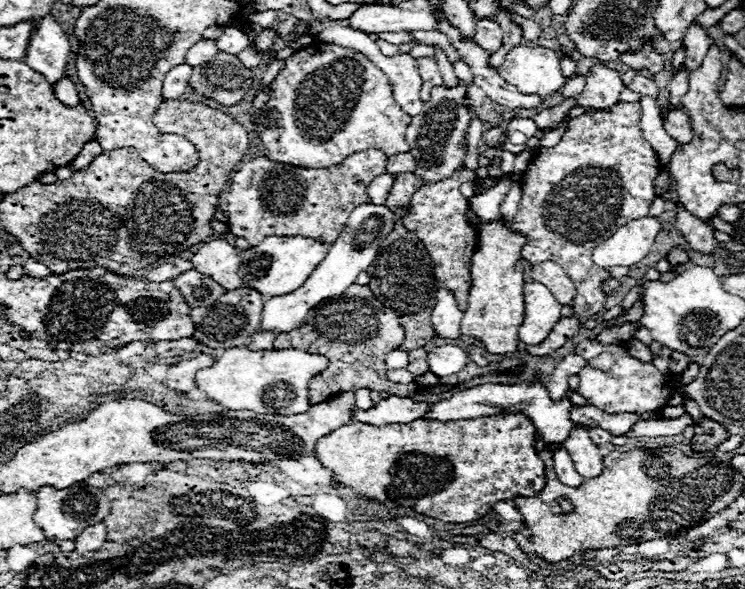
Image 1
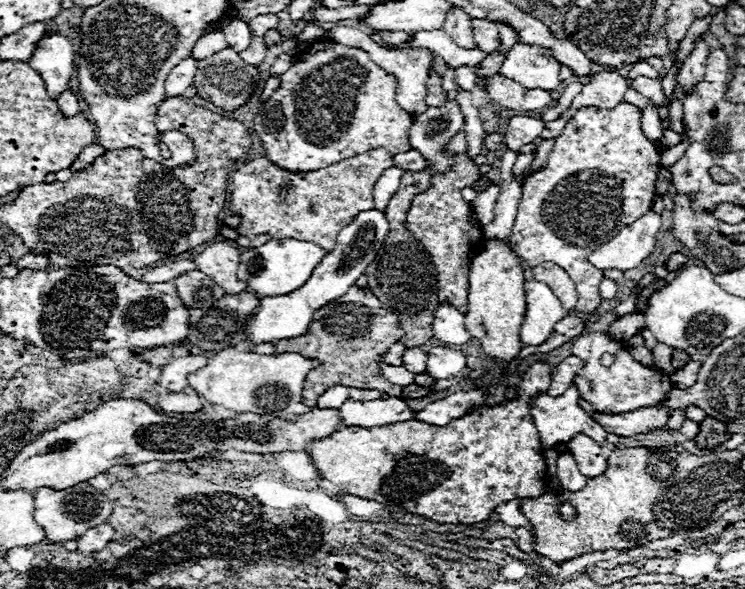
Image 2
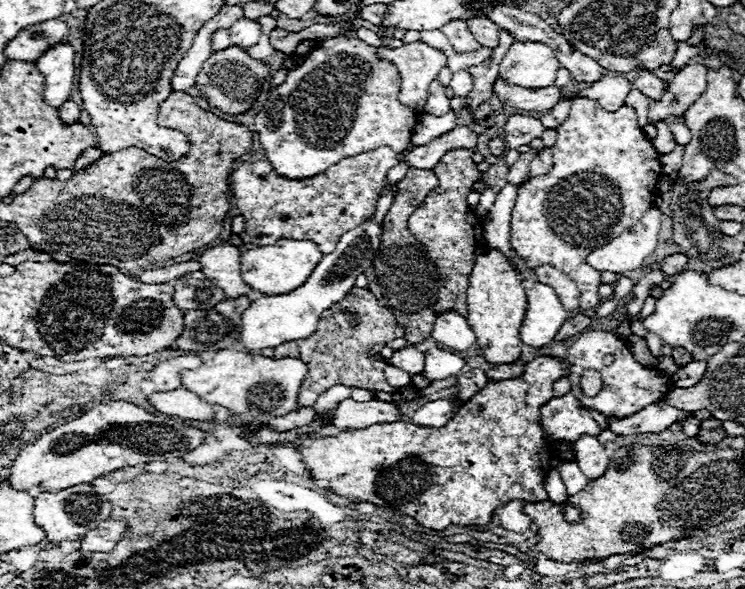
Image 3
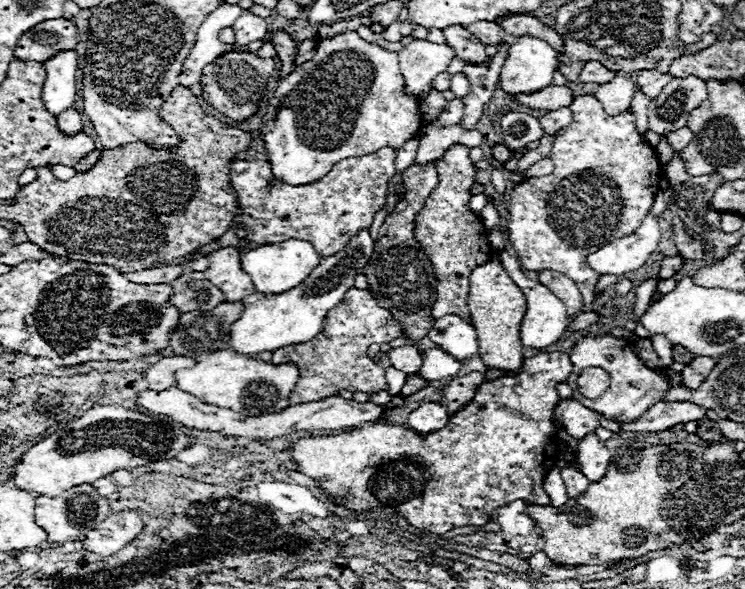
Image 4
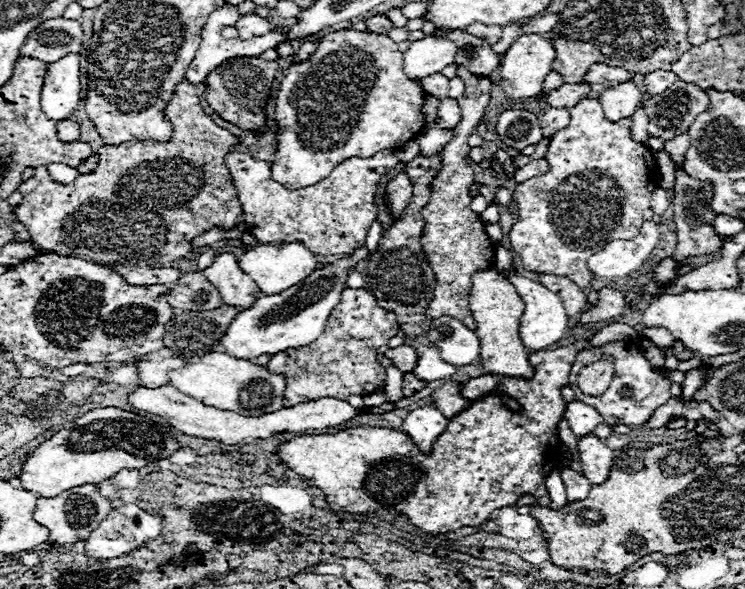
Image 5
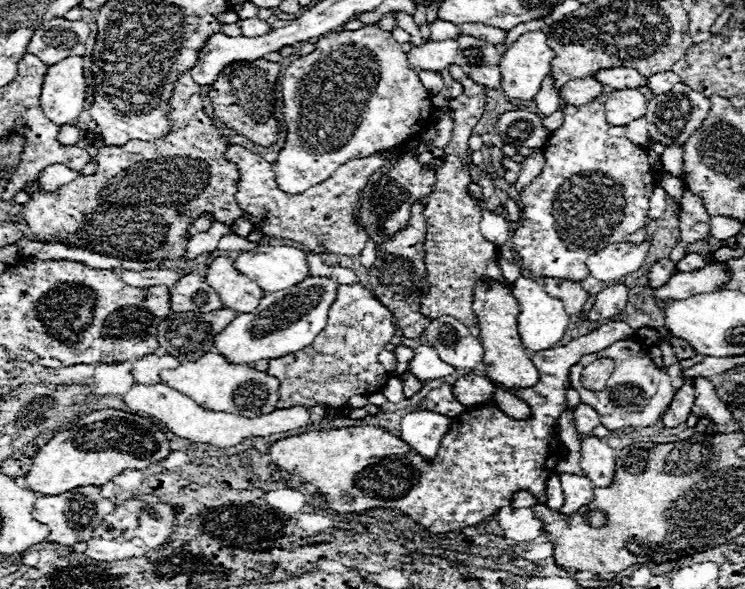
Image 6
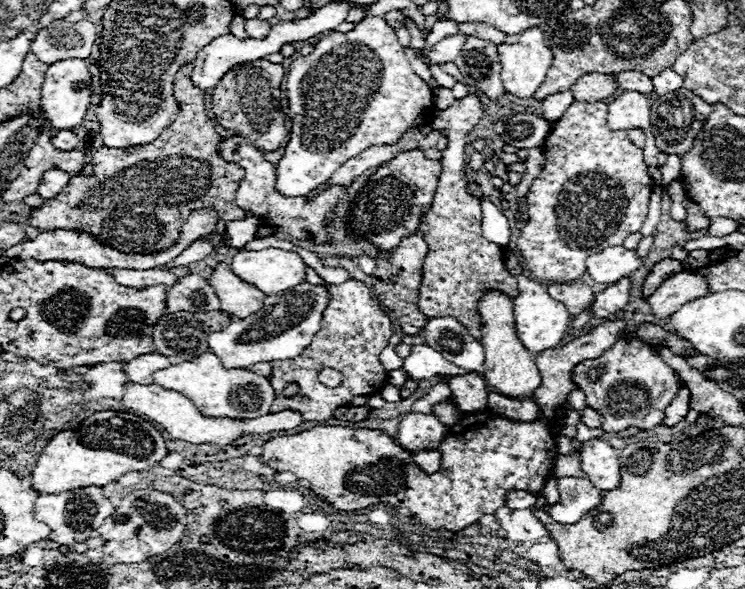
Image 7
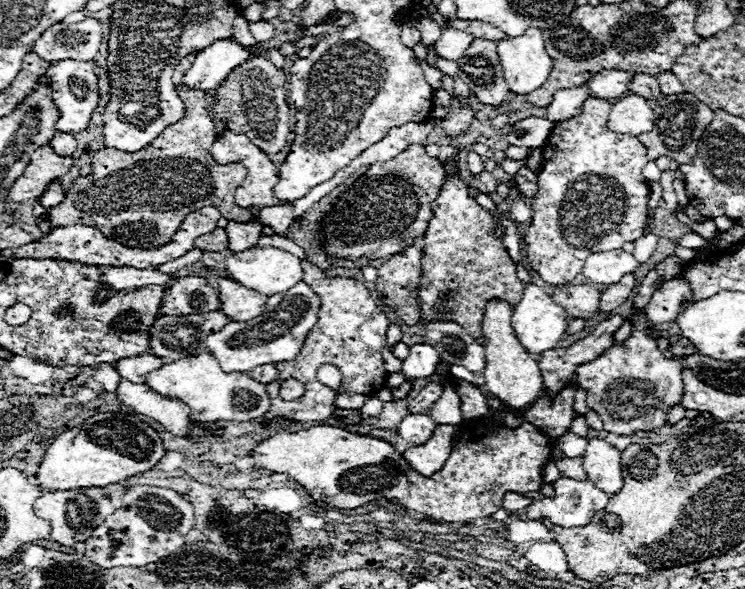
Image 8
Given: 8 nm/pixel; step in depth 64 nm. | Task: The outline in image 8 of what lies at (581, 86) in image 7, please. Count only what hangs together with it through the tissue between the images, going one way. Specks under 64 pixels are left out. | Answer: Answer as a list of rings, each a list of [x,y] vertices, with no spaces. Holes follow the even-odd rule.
[[[608,70],[592,76],[586,84],[590,88],[590,96],[614,100],[628,92],[628,84],[632,82],[634,72],[618,72],[618,70]]]

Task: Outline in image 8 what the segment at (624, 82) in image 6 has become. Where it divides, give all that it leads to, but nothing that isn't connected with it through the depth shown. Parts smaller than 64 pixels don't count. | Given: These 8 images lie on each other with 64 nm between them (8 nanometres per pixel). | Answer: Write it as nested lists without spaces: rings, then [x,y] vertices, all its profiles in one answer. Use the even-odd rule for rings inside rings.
[[[636,74],[634,82],[630,84],[630,92],[638,94],[638,96],[644,96],[646,100],[660,100],[660,96],[664,96],[658,88],[658,82],[654,76],[648,76],[648,74]]]

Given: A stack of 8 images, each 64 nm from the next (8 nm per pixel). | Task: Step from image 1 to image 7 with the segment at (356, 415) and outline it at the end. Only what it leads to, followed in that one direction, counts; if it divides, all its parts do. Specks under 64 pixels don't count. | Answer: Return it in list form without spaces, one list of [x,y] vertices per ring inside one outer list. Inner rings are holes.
[[[128,382],[126,392],[122,396],[122,404],[134,412],[134,414],[144,414],[150,420],[158,422],[164,430],[168,430],[176,440],[186,440],[192,444],[232,444],[234,440],[246,436],[246,434],[268,434],[268,432],[280,432],[280,430],[290,430],[296,428],[302,420],[298,412],[292,410],[284,410],[278,414],[266,414],[260,418],[252,418],[252,420],[236,420],[236,418],[202,418],[200,412],[192,406],[192,402],[188,398],[184,398],[182,394],[174,392],[174,390],[164,390],[160,386],[154,384],[132,384]]]

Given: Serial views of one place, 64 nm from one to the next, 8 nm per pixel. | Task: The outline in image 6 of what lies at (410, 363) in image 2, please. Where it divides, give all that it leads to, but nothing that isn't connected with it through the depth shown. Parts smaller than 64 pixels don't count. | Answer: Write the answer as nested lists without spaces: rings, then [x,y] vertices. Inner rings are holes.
[[[400,344],[400,346],[396,346],[396,348],[394,348],[394,354],[396,354],[396,358],[398,358],[396,374],[404,374],[404,372],[408,370],[408,362],[410,362],[410,358],[414,356],[414,352],[412,352],[412,348],[408,348],[408,346]]]

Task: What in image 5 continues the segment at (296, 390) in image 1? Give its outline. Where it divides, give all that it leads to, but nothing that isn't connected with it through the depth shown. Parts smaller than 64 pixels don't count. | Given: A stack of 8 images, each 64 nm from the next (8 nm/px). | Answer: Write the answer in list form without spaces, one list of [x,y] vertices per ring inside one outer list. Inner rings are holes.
[[[210,352],[198,362],[190,362],[184,368],[170,370],[168,378],[170,384],[186,396],[200,400],[206,406],[232,410],[242,416],[260,416],[280,410],[286,388],[284,376],[270,374],[266,368],[260,368],[248,360],[236,360],[232,356],[226,356],[224,352]]]

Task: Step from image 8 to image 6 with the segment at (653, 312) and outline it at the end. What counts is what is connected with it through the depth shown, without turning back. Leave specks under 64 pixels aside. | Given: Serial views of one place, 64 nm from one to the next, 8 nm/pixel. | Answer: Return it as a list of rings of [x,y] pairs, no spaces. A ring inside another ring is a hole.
[[[716,262],[716,264],[706,264],[702,270],[694,272],[678,272],[674,274],[664,286],[656,288],[654,298],[658,308],[664,306],[668,300],[686,300],[688,296],[694,294],[704,294],[704,292],[714,292],[718,286],[726,282],[726,264]]]

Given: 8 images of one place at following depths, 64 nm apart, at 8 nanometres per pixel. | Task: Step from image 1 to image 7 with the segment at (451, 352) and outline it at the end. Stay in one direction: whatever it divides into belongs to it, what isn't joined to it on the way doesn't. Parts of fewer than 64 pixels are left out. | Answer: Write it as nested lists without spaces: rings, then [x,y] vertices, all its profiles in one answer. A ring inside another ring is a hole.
[[[428,344],[414,346],[410,356],[404,358],[402,368],[408,374],[408,378],[412,378],[412,380],[424,380],[424,378],[432,378],[432,376],[464,376],[464,374],[468,374],[468,370],[444,360],[442,354]]]

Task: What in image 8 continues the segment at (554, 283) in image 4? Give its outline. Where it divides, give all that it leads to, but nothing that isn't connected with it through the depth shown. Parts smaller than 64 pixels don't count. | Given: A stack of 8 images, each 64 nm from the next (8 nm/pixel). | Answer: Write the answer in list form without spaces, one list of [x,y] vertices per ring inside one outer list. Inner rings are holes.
[[[578,284],[556,290],[552,298],[568,312],[568,318],[590,320],[600,312],[600,294],[602,292],[590,284]]]

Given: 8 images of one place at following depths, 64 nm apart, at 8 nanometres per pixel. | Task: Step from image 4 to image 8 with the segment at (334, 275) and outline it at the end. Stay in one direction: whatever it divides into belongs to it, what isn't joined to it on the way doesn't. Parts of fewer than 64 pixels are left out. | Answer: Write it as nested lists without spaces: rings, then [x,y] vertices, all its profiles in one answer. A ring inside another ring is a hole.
[[[300,282],[288,292],[268,296],[266,310],[262,316],[248,322],[228,322],[220,332],[208,336],[206,350],[218,360],[224,372],[250,372],[262,364],[290,362],[298,356],[306,334],[318,322],[320,298],[316,292]]]

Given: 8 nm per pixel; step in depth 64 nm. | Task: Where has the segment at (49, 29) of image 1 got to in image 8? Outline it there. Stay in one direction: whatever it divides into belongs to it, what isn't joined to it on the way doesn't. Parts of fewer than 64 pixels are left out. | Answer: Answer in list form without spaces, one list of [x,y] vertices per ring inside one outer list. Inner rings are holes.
[[[60,60],[60,62],[52,62],[46,74],[52,86],[54,102],[60,110],[60,120],[56,124],[56,130],[68,134],[86,130],[90,124],[90,116],[98,108],[98,100],[100,100],[100,88],[98,88],[98,76],[94,72],[94,64],[78,62],[78,60]]]

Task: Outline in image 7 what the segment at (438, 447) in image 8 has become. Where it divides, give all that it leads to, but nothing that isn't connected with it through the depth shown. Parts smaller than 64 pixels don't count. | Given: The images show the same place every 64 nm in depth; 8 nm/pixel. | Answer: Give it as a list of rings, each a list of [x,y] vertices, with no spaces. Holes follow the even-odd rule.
[[[436,448],[436,450],[428,450],[428,452],[412,452],[414,456],[414,462],[426,472],[426,474],[434,474],[438,472],[440,468],[440,462],[442,462],[442,452]]]

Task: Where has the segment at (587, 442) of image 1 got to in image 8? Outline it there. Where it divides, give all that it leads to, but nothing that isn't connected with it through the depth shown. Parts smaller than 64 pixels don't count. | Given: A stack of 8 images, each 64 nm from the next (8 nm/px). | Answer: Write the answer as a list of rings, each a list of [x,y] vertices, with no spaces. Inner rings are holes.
[[[592,438],[582,456],[582,468],[588,480],[606,494],[616,494],[622,484],[622,452],[614,446],[608,446],[600,438]]]

